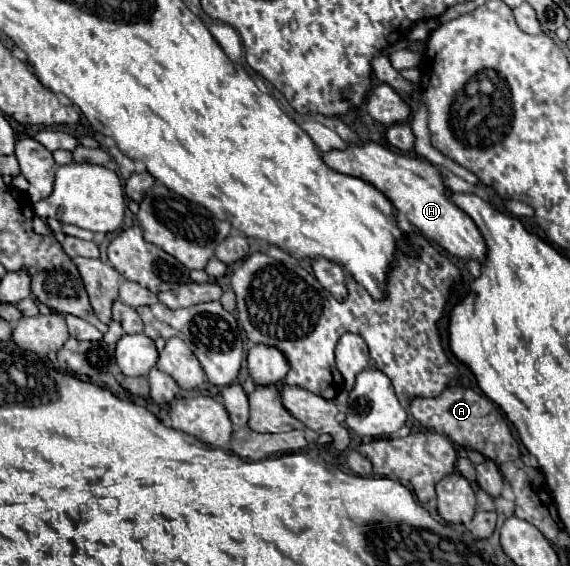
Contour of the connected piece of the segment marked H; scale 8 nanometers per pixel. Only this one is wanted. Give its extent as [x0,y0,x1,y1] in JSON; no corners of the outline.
[322,142,486,260]

